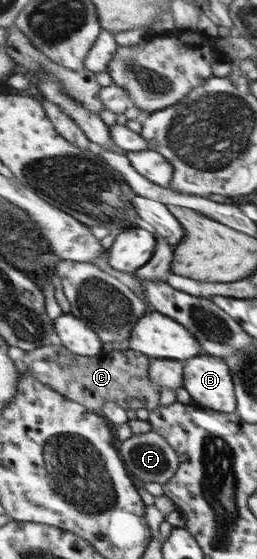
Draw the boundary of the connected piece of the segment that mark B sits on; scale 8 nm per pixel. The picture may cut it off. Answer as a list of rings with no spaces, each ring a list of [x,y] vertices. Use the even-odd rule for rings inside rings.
[[[201,354],[184,366],[184,387],[195,406],[216,412],[238,410],[236,384],[229,364],[221,357]]]

